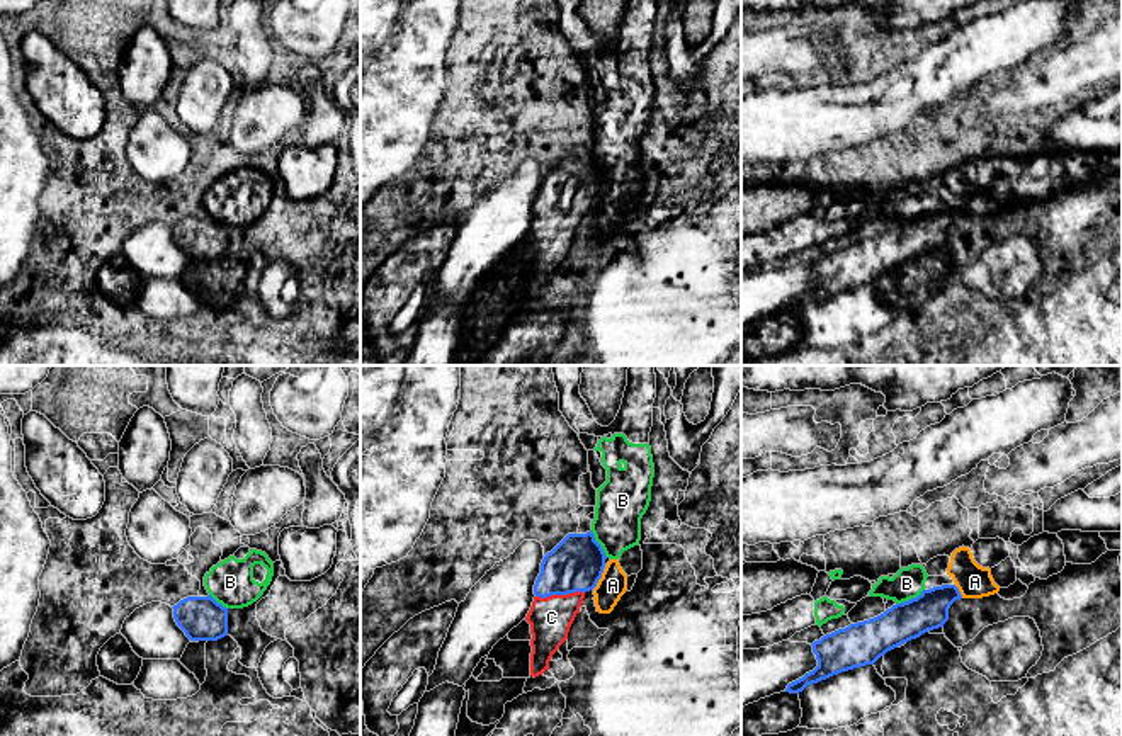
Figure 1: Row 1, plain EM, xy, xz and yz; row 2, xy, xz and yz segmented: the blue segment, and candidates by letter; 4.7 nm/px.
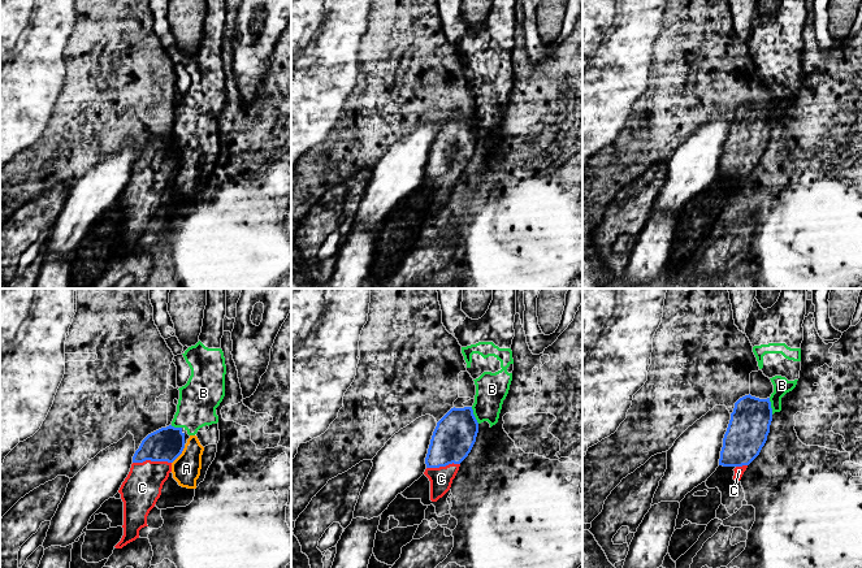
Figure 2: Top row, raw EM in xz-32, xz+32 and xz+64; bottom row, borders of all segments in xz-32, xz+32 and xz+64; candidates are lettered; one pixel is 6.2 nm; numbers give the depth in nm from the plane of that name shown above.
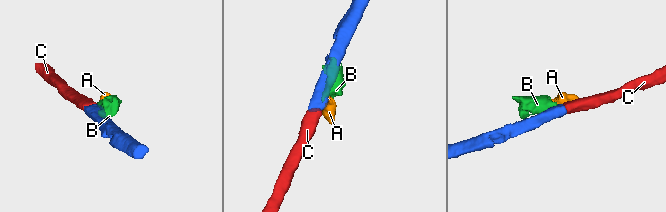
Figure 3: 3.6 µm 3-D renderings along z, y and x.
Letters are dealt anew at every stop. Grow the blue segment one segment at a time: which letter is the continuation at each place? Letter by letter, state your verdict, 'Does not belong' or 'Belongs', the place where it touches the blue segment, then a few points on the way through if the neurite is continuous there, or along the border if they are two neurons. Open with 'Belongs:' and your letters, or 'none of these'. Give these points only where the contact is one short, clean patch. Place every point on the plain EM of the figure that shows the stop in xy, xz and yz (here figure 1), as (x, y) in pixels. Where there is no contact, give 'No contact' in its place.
Belongs: C
A: Does not belong. Touches blue at xz (599, 198). Boundary: xz (604, 189), (592, 208)
B: Does not belong. Touches blue at yz (912, 218)
C: Belongs. Touches blue at xz (560, 213). Path across: xz (577, 182), (565, 194), (560, 213), (551, 237)

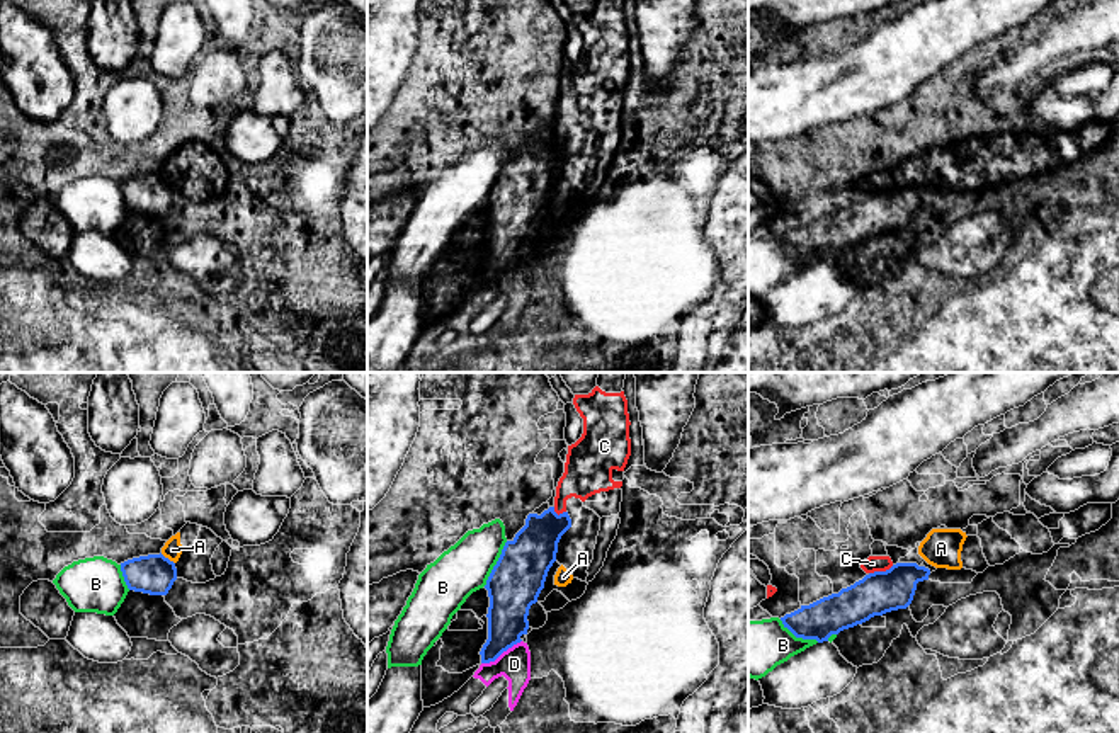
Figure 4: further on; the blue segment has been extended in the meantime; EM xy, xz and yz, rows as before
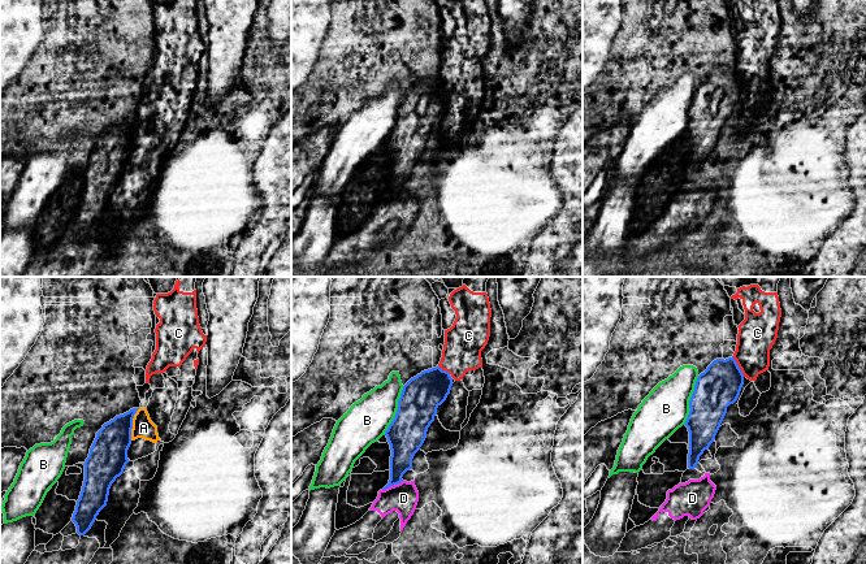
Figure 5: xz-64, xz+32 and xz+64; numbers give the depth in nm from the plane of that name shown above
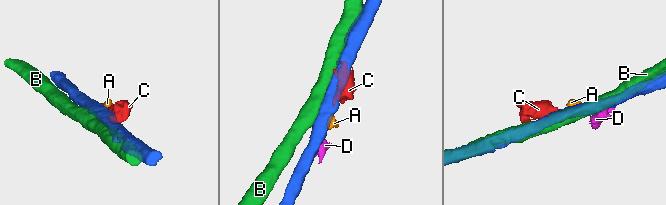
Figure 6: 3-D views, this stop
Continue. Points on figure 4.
Belongs: none of these
A: Does not belong. Touches blue at xy (167, 177). Boundary: xy (160, 172), (174, 182)
B: Does not belong. Touches blue at xz (497, 182)
C: Does not belong. Touches blue at yz (881, 191)
D: Does not belong. Touches blue at xz (500, 272). Boundary: xz (521, 259), (494, 279), (482, 283)

